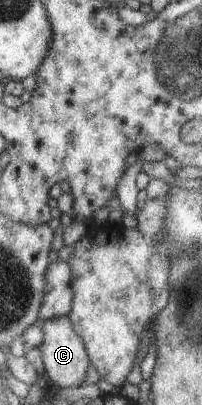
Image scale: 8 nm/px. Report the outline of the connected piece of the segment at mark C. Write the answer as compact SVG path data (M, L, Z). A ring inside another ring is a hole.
M67 316L45 319L36 324L42 333L42 341L38 348L42 353L43 368L45 369L44 379L47 383L55 384L60 388L86 385L84 379L90 361L81 337L73 331Z

